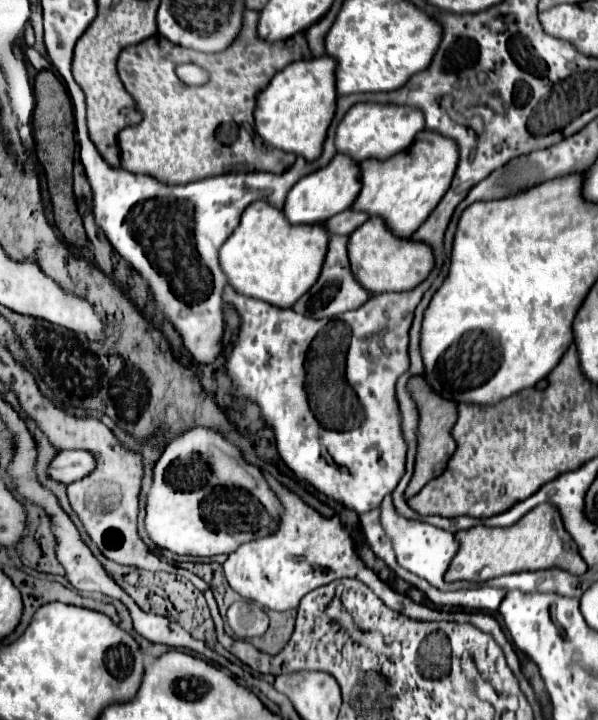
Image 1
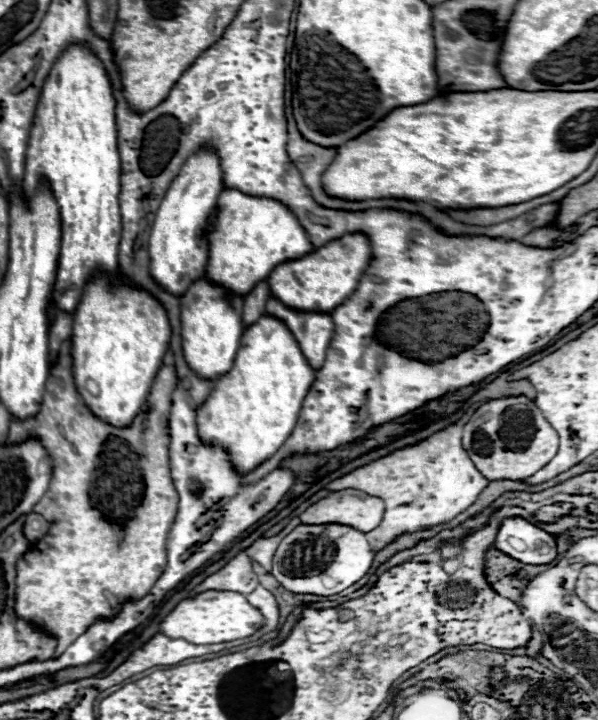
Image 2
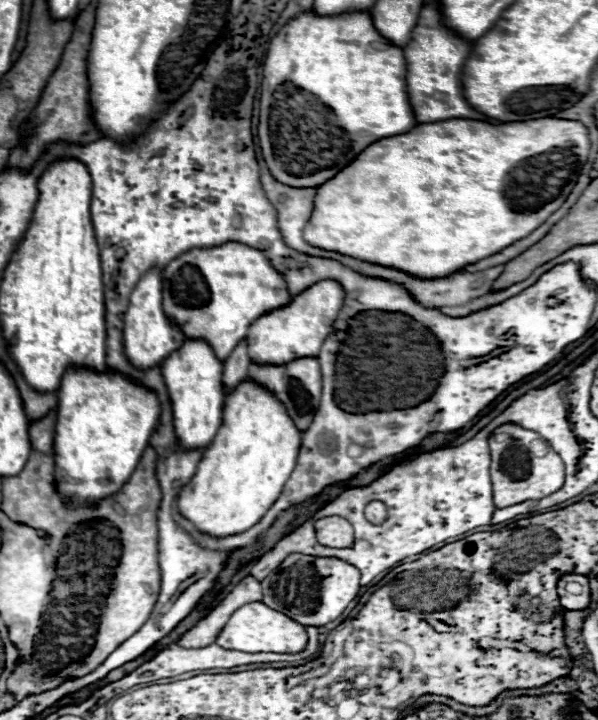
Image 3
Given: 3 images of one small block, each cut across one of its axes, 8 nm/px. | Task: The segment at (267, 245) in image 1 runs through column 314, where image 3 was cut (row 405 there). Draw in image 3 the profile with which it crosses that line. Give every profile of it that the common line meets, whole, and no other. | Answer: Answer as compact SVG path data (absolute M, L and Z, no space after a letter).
M250 380L242 382L236 388L236 392L230 392L226 396L224 424L220 426L220 432L216 434L212 446L208 446L206 452L202 454L202 460L192 480L180 490L178 496L180 514L186 520L190 520L196 526L196 530L214 538L246 532L256 522L260 522L260 518L268 512L268 508L278 500L288 476L292 474L292 468L296 466L300 436L302 432L298 432L292 420L288 420L286 408L268 390L256 386Z

